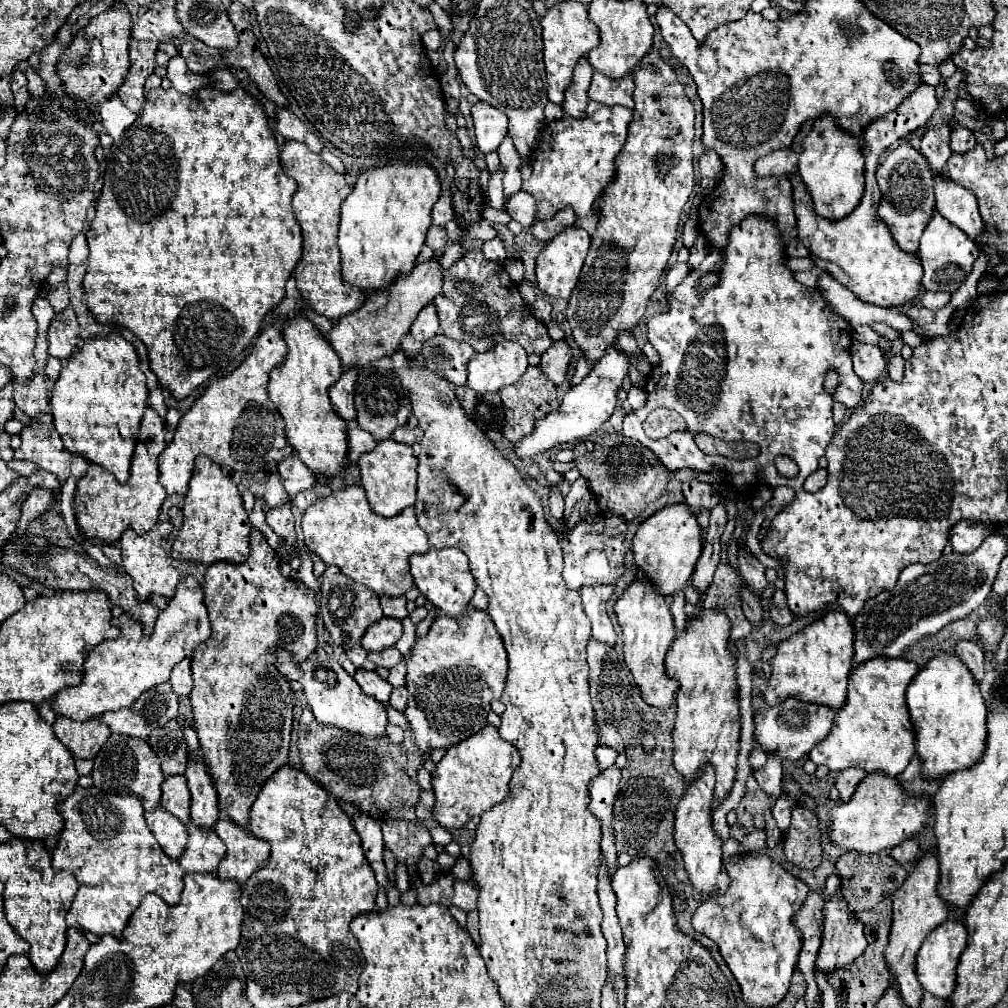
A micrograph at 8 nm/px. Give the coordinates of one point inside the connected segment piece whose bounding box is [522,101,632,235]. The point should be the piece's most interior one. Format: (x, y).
(574, 161)

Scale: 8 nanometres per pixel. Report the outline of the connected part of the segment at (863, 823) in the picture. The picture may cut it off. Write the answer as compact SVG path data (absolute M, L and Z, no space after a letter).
M870 773L856 789L848 803L840 803L830 811L830 841L846 851L858 853L878 853L882 849L892 849L918 833L928 819L930 803L926 797L914 799L906 797L902 787L894 777L882 773Z

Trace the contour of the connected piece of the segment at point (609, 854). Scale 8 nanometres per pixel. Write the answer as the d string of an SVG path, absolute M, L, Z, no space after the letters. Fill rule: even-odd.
M616 765L604 769L598 777L590 781L590 811L602 823L602 859L608 863L610 873L618 869L616 851L614 851L614 835L612 835L612 805L618 795L620 769Z

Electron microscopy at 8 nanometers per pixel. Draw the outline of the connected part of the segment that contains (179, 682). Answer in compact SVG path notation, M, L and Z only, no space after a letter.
M182 659L182 661L172 669L170 683L172 683L176 695L188 695L188 693L192 691L194 681L192 681L192 671L190 671L190 659Z

